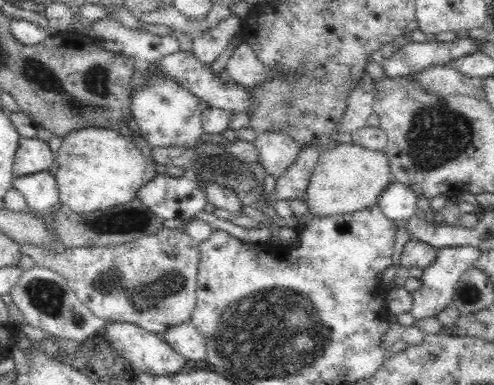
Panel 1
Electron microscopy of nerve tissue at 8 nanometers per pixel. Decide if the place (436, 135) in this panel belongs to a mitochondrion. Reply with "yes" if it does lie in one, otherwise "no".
yes

